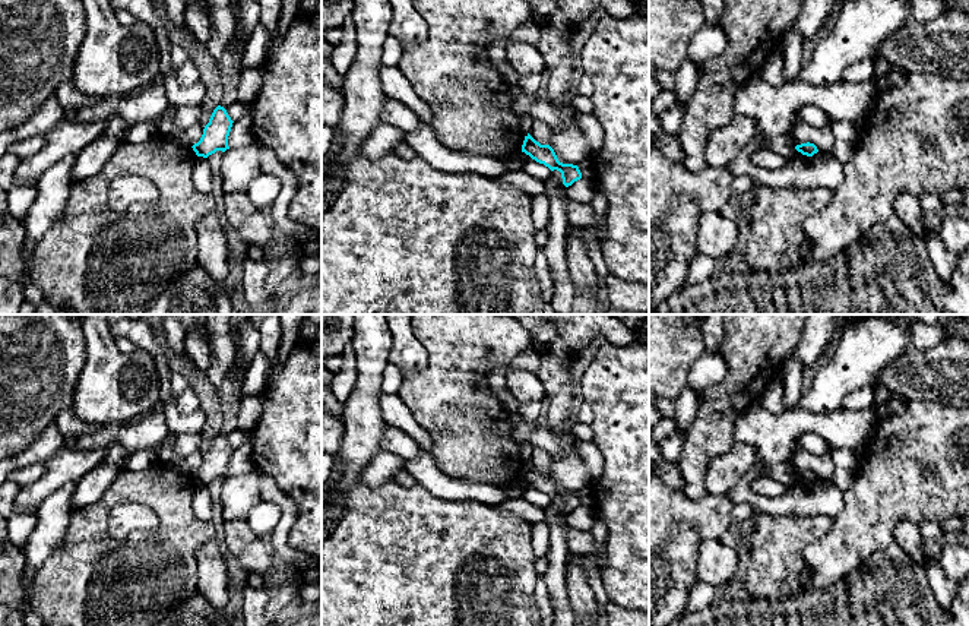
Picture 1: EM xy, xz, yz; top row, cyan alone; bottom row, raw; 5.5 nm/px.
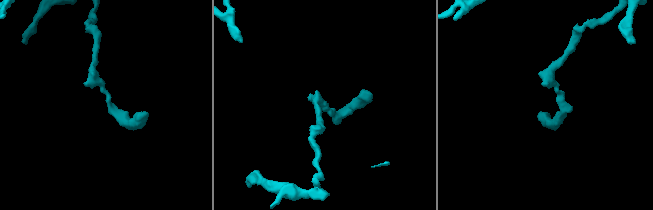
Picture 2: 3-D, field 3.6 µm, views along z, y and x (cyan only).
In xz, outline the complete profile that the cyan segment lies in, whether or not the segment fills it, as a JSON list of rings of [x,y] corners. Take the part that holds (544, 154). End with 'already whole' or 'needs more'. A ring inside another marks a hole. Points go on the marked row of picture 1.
[[[529,133],[525,136],[522,152],[529,155],[536,162],[544,164],[551,171],[560,171],[566,187],[582,178],[582,173],[577,165],[560,162],[550,145],[541,145]]] | already whole

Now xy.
[[[218,105],[209,118],[209,123],[205,126],[200,140],[191,146],[196,155],[208,158],[216,151],[225,152],[229,149],[228,136],[232,123],[234,121],[228,116],[227,110]]] | already whole

